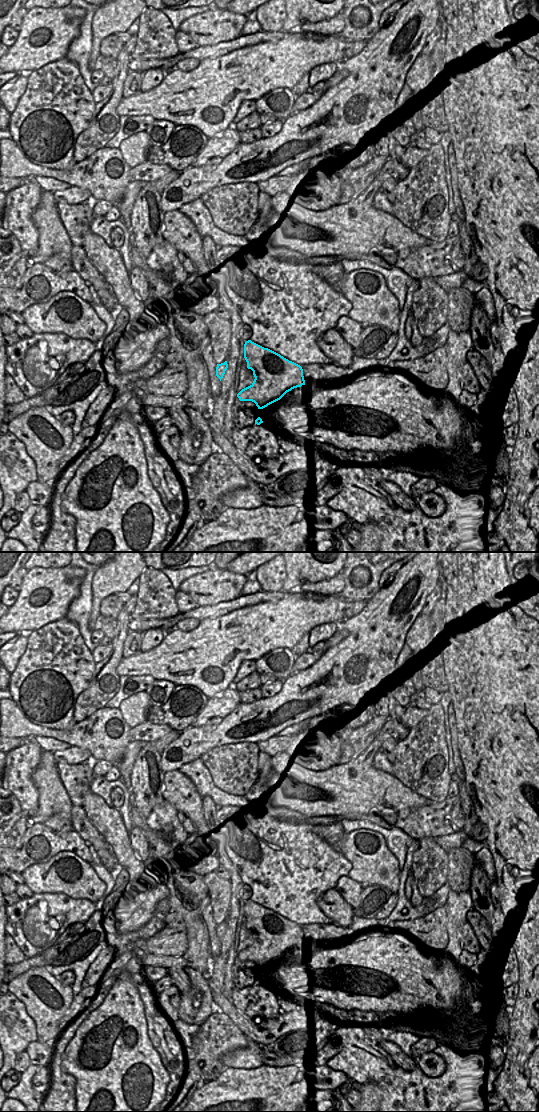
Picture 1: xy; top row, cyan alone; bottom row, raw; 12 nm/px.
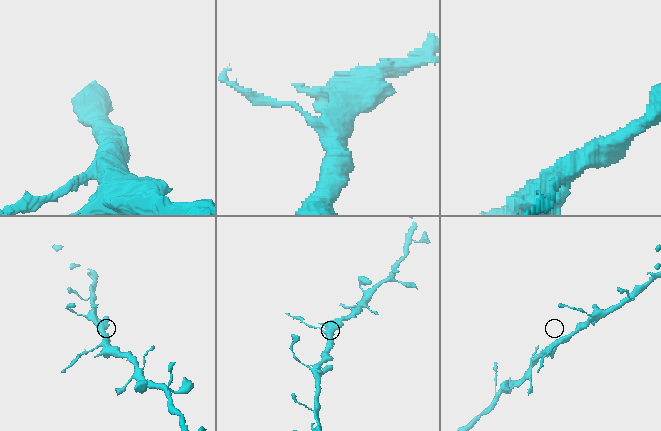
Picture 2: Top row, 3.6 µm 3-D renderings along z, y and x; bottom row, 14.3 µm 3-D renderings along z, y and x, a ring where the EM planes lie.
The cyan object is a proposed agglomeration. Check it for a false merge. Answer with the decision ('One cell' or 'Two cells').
Two cells

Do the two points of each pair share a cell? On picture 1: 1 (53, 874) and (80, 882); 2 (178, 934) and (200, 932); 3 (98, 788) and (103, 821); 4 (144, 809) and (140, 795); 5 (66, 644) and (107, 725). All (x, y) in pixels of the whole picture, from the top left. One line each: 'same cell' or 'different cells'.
1: same cell
2: different cells
3: different cells
4: same cell
5: different cells

